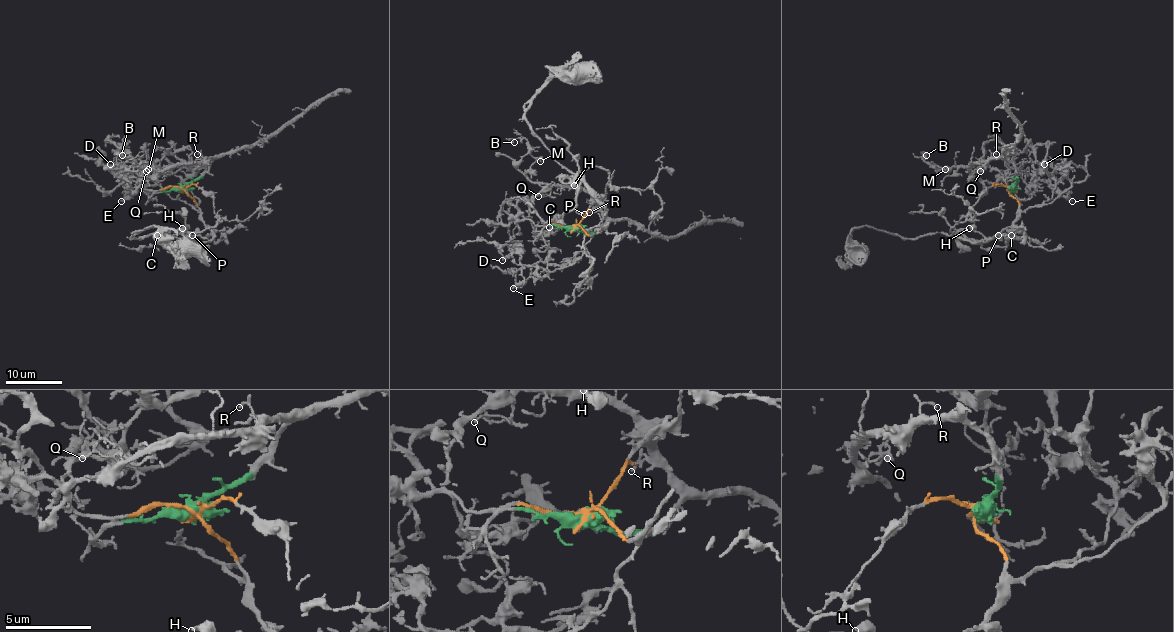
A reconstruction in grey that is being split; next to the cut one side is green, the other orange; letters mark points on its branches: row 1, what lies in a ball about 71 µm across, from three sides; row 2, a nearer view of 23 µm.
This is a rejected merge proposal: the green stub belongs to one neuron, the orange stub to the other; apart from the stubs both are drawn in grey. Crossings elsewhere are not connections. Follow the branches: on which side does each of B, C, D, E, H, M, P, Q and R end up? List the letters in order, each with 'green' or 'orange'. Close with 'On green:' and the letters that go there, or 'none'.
B: green
C: orange
D: orange
E: orange
H: orange
M: green
P: orange
Q: green
R: green
On green: B, M, Q, R

